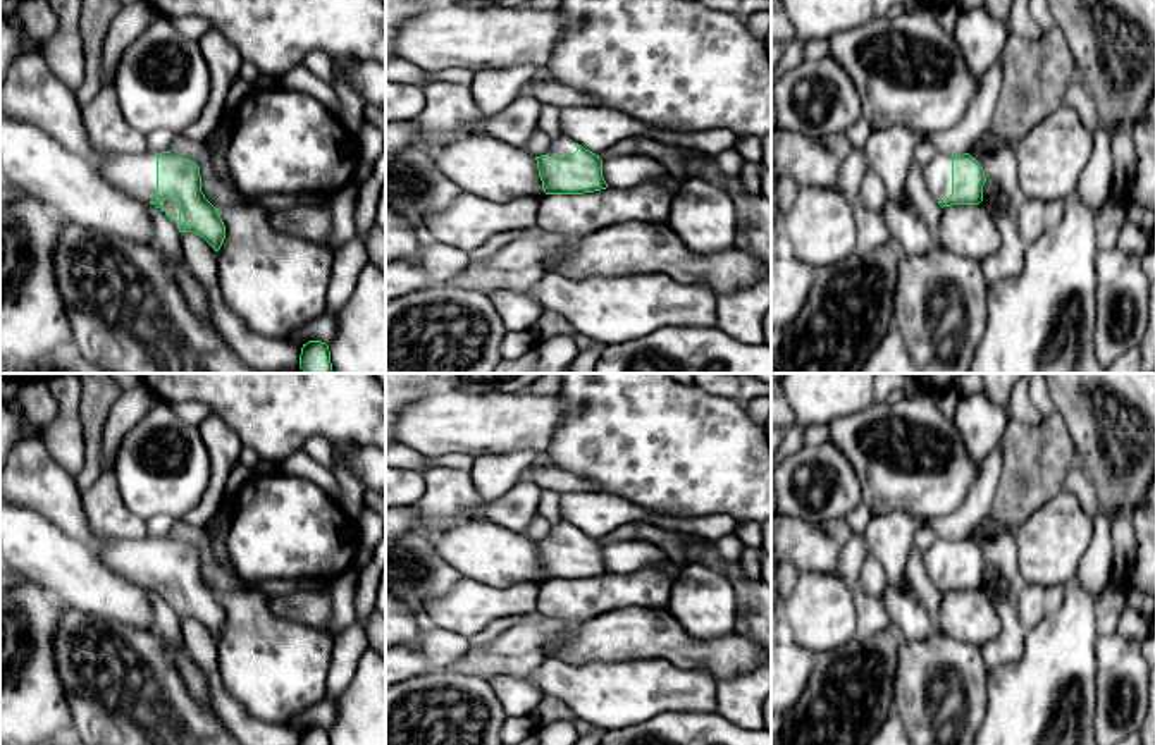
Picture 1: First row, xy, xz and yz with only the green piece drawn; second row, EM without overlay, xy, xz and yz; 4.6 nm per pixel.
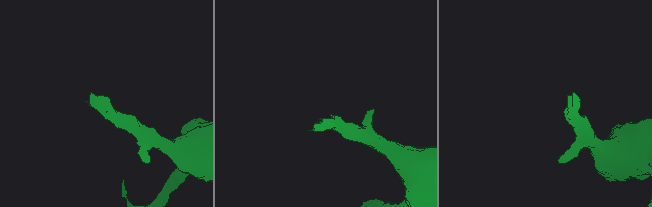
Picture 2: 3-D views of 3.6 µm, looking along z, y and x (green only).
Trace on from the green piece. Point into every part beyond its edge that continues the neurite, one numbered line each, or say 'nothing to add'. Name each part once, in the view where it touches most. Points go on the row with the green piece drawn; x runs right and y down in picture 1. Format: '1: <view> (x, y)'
1: xy (171, 207)

